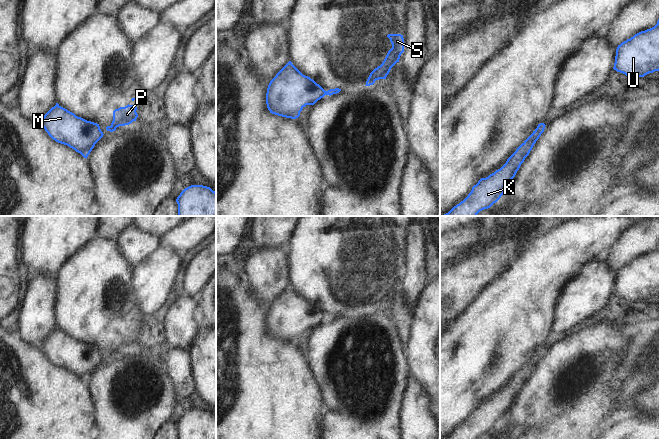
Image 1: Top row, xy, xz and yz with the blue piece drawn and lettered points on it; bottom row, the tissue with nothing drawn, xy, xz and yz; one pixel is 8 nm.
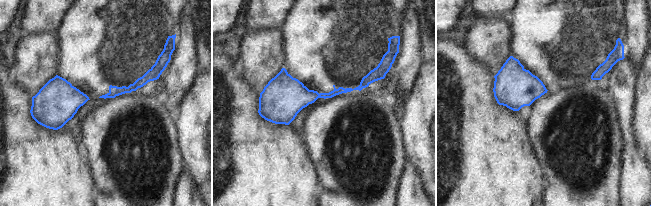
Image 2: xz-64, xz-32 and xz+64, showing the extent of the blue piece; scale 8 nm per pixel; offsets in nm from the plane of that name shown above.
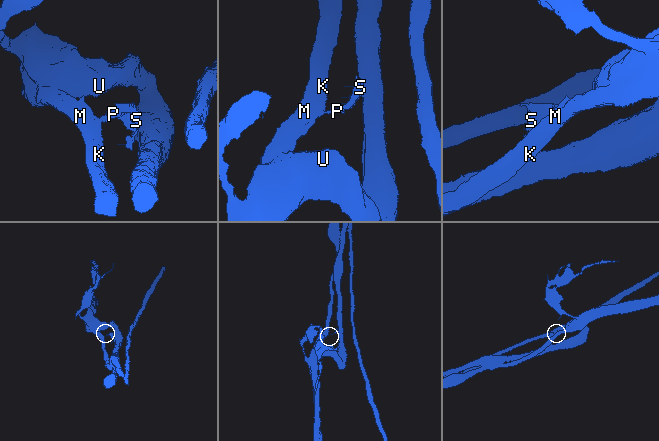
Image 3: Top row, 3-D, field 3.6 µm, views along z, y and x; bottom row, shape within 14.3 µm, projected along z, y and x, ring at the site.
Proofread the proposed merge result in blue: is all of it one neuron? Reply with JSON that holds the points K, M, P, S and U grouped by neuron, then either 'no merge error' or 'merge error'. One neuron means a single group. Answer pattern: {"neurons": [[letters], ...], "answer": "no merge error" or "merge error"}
{"neurons": [["K", "M", "U"], ["P", "S"]], "answer": "merge error"}

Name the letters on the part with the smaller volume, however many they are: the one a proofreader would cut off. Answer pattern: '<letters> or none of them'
P, S

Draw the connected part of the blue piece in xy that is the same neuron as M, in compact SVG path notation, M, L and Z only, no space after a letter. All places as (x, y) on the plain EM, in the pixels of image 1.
M58 327L44 339L42 351L53 364L69 370L86 383L104 359L99 348L76 340Z

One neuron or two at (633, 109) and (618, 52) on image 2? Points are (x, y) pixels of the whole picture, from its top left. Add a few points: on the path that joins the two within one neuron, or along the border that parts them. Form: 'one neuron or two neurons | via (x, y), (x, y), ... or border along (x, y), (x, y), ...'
two neurons | border along (625, 57), (620, 59), (608, 72), (607, 80)

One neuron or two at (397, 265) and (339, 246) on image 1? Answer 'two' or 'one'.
one

